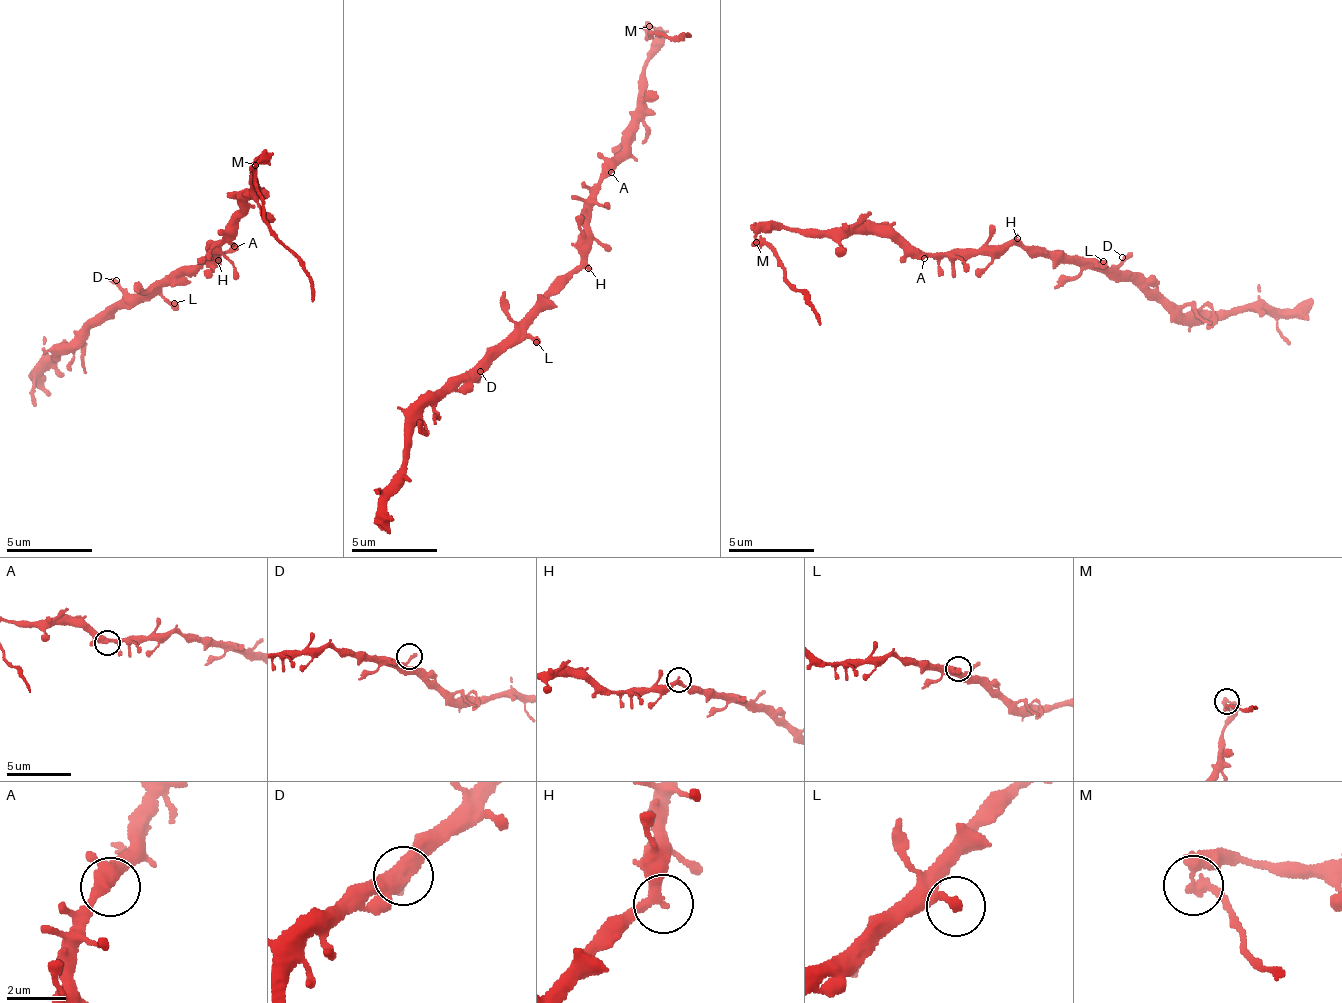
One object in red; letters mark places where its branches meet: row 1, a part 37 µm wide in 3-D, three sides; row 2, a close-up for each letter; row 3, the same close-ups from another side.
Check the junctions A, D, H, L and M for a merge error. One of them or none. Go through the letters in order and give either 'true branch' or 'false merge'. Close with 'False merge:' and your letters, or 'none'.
A: true branch
D: true branch
H: true branch
L: true branch
M: false merge
False merge: M

